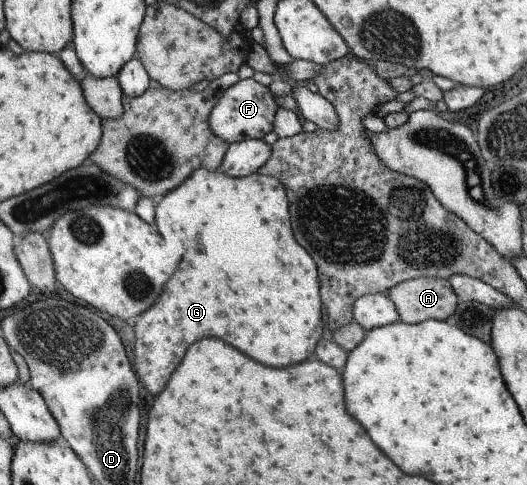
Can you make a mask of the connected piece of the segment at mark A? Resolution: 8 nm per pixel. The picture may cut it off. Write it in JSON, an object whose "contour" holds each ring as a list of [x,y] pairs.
{"contour":[[[419,277],[406,280],[391,287],[386,294],[393,301],[400,320],[410,325],[429,319],[448,322],[459,304],[458,296],[451,283],[447,279],[437,277]]]}

